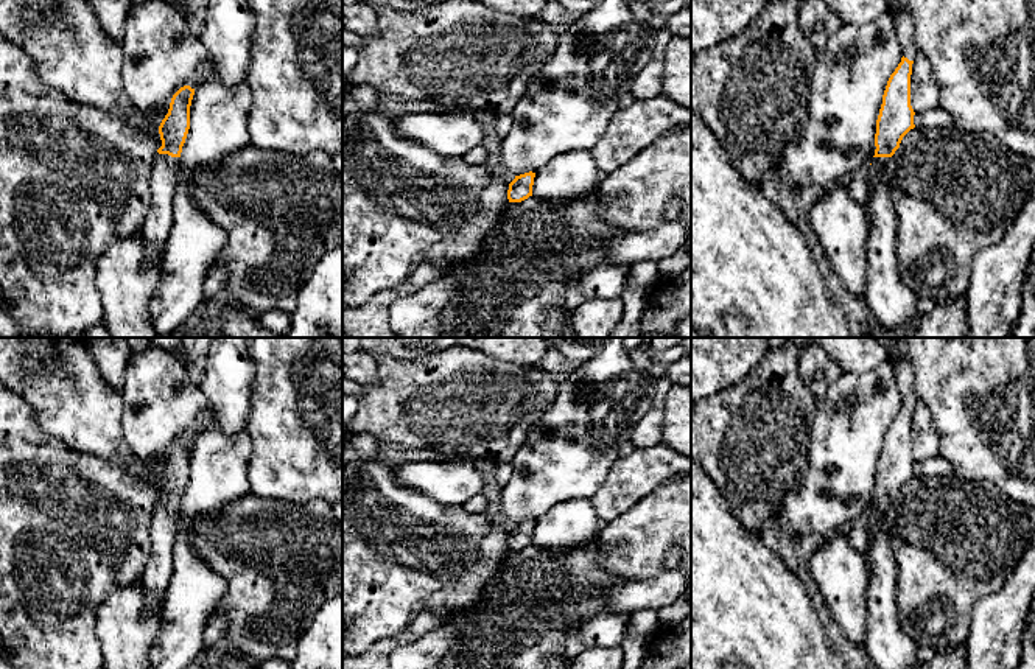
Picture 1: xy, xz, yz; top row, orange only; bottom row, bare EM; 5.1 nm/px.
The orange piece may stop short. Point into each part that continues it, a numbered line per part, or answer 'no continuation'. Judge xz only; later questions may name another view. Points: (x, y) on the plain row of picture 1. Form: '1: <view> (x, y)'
no continuation

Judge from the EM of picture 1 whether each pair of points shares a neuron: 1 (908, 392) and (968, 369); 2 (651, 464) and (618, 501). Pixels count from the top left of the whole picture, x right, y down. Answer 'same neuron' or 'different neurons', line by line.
1: different neurons
2: same neuron

